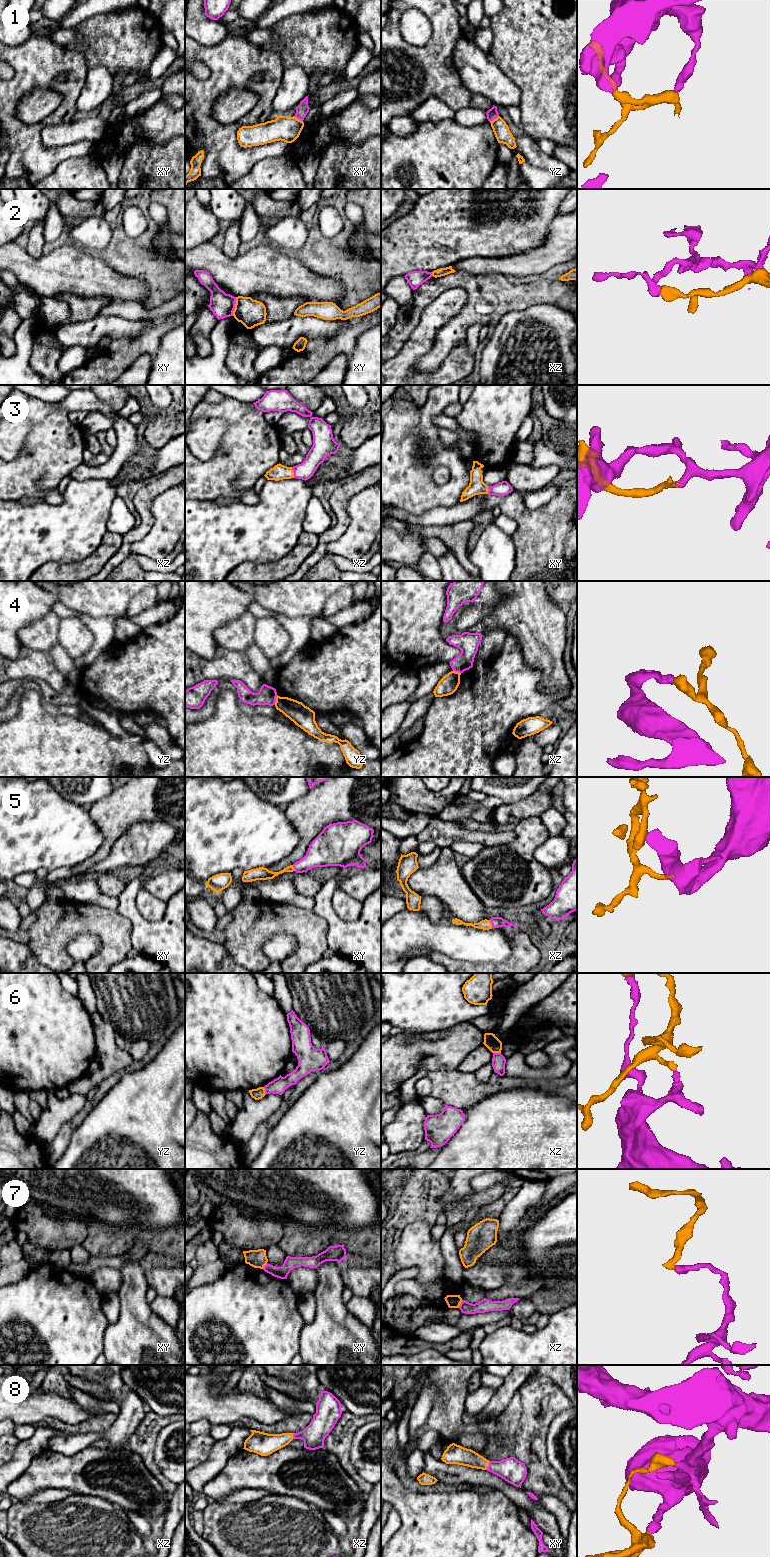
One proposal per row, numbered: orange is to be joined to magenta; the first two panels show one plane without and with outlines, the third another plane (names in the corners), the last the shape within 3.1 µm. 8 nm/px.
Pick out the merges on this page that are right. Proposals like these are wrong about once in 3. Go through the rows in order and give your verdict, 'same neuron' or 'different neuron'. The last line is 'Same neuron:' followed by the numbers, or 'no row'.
1: different neuron
2: different neuron
3: same neuron
4: different neuron
5: same neuron
6: different neuron
7: different neuron
8: same neuron
Same neuron: 3, 5, 8

